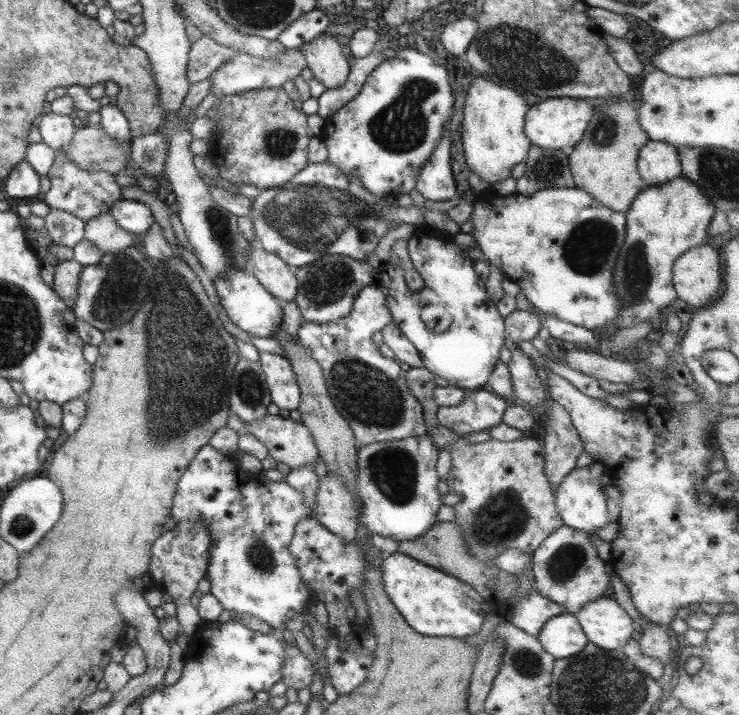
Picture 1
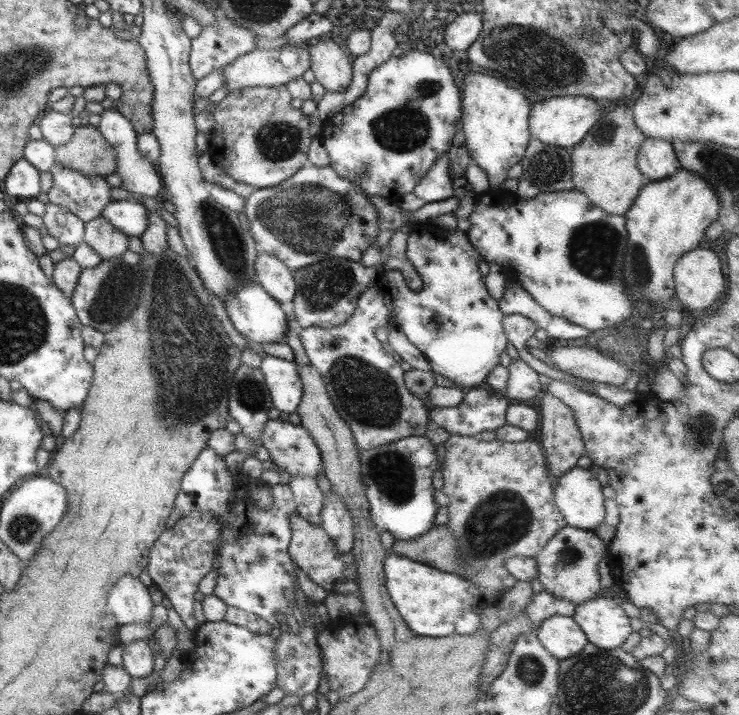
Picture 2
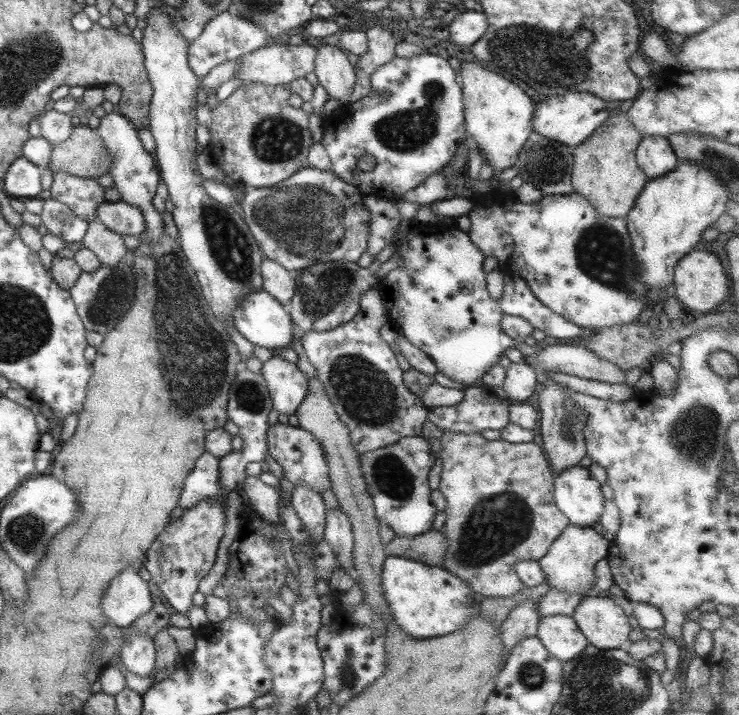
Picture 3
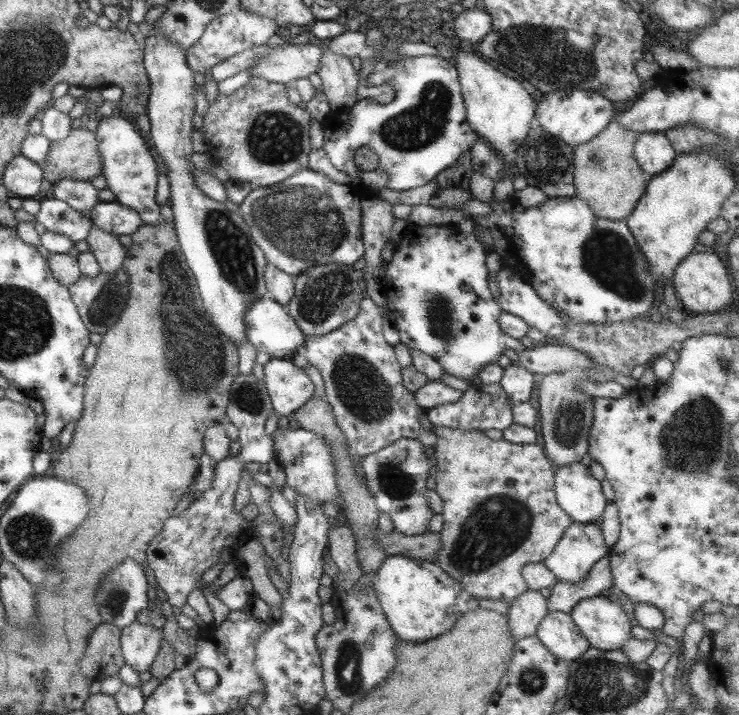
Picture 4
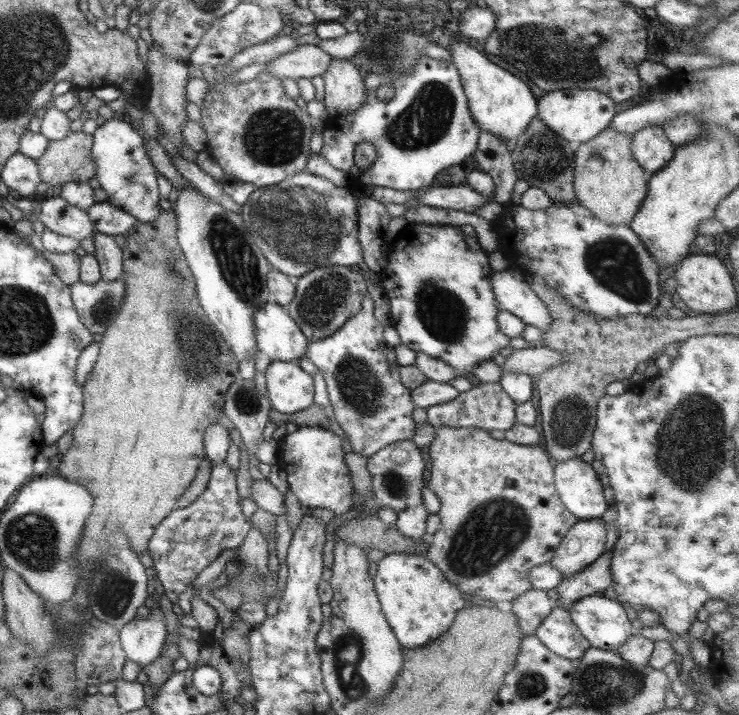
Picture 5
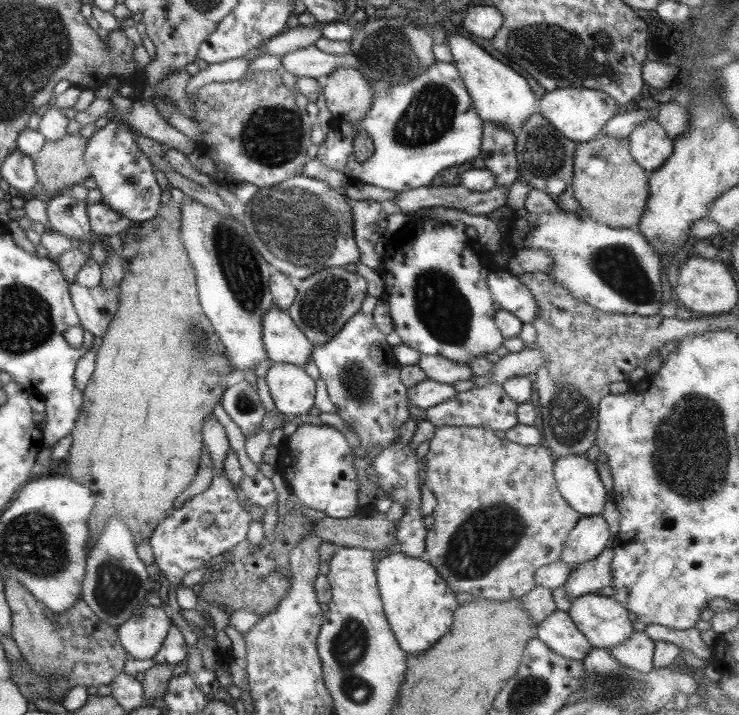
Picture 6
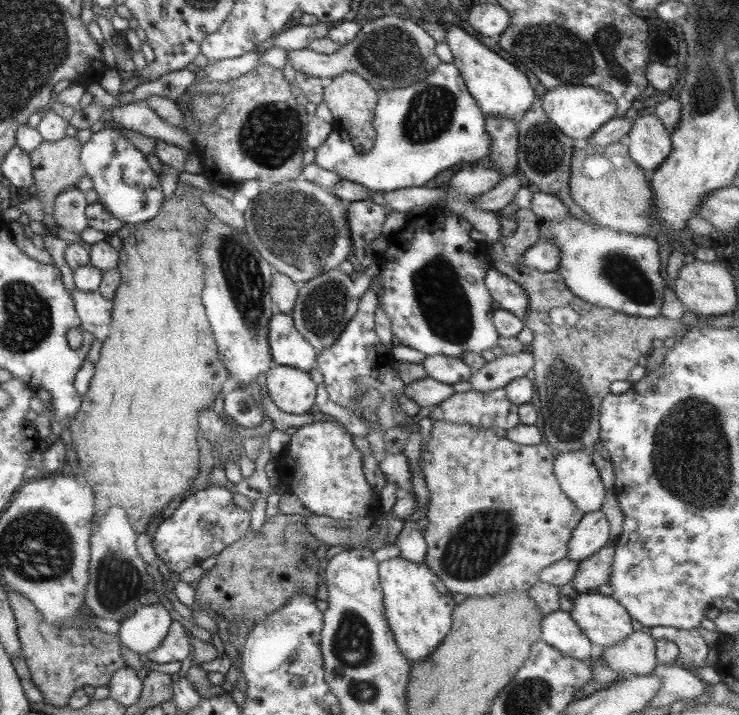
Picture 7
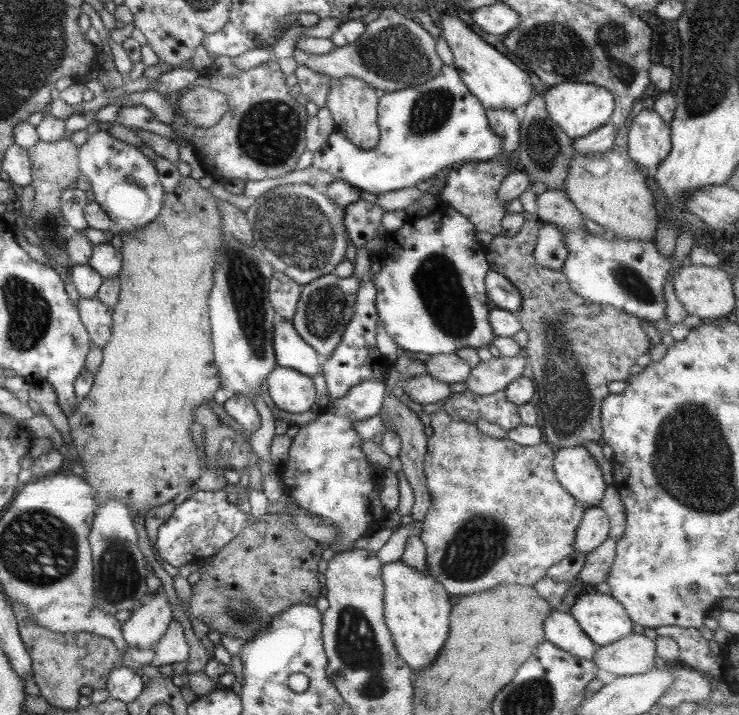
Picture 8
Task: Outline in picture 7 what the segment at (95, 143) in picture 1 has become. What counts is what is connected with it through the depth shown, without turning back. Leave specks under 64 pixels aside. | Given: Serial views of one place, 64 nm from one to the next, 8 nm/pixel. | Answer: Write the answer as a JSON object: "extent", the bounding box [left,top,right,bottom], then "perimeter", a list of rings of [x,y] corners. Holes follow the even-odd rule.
{"extent":[28,137,84,237],"perimeter":[[[64,137],[62,140],[55,142],[40,141],[39,146],[28,154],[30,159],[30,166],[32,167],[33,186],[37,189],[37,193],[34,193],[34,198],[39,200],[41,204],[41,212],[43,212],[43,231],[41,237],[57,237],[62,234],[59,229],[56,220],[53,216],[53,200],[55,196],[61,194],[61,192],[67,189],[75,188],[75,184],[84,171],[79,161],[79,152],[81,151],[81,144],[76,138]]]}

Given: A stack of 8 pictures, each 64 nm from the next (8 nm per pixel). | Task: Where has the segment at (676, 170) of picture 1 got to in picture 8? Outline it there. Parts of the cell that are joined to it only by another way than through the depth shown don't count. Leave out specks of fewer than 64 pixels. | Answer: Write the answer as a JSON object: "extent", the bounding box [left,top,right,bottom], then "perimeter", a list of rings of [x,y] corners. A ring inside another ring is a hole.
{"extent":[624,107,670,171],"perimeter":[[[648,107],[631,120],[624,148],[628,158],[642,171],[657,167],[670,150],[670,127]]]}

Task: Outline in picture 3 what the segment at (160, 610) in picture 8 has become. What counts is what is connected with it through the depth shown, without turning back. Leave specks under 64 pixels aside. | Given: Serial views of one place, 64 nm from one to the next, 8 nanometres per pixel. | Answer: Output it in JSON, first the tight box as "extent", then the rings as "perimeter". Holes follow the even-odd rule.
{"extent":[118,634,155,676],"perimeter":[[[128,634],[122,638],[118,656],[130,674],[147,676],[154,670],[155,645],[149,636]]]}

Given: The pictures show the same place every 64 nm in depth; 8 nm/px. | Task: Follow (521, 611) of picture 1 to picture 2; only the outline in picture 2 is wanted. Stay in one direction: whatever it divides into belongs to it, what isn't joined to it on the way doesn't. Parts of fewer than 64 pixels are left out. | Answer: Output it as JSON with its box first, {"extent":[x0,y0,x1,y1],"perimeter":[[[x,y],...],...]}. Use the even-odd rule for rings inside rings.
{"extent":[523,592,574,631],"perimeter":[[[539,592],[531,597],[523,613],[527,615],[532,631],[539,629],[540,622],[553,615],[573,616],[574,605],[567,600],[554,598],[549,592]]]}

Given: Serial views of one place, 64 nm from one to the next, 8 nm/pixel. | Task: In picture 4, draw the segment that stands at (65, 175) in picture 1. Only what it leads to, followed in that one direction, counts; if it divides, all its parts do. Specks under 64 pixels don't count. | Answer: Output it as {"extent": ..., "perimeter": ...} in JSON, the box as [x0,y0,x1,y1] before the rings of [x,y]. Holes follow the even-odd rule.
{"extent":[53,178,98,218],"perimeter":[[[61,178],[53,184],[53,197],[65,201],[73,210],[89,218],[91,209],[98,203],[97,189],[89,180]]]}

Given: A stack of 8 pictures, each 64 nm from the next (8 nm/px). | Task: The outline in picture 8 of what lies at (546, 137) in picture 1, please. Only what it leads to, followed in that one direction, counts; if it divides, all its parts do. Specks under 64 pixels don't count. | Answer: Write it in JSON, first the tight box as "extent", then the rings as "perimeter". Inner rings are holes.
{"extent":[542,82,614,139],"perimeter":[[[561,82],[550,86],[542,98],[548,116],[572,139],[583,137],[607,124],[614,110],[613,96],[595,84]]]}

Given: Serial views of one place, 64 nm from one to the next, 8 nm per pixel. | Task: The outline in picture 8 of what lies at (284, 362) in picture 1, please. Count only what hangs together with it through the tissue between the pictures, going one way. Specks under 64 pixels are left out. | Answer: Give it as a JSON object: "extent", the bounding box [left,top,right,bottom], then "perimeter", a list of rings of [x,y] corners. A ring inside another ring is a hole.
{"extent":[266,366,315,414],"perimeter":[[[275,366],[266,377],[269,398],[283,412],[301,414],[315,403],[315,387],[311,377],[292,369]]]}

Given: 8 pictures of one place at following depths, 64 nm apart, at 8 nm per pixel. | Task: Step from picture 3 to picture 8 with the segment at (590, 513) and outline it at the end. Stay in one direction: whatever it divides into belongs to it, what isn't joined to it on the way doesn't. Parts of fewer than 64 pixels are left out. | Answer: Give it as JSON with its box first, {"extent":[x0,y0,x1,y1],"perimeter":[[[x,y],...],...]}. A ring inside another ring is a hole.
{"extent":[552,446,606,508],"perimeter":[[[585,446],[555,449],[552,467],[561,487],[583,508],[599,506],[606,485],[599,465]]]}

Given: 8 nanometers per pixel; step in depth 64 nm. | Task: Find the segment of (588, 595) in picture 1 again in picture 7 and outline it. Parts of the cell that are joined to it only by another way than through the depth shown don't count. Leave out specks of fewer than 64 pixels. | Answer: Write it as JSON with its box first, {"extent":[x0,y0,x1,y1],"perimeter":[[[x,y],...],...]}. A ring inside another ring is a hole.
{"extent":[567,512,609,562],"perimeter":[[[586,512],[567,540],[568,560],[581,562],[595,554],[608,541],[609,523],[603,512]]]}

